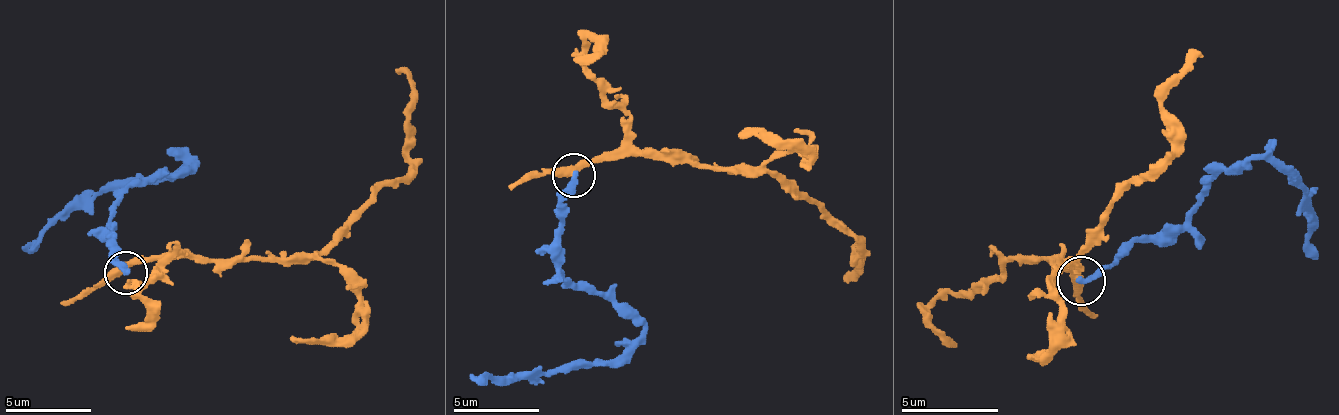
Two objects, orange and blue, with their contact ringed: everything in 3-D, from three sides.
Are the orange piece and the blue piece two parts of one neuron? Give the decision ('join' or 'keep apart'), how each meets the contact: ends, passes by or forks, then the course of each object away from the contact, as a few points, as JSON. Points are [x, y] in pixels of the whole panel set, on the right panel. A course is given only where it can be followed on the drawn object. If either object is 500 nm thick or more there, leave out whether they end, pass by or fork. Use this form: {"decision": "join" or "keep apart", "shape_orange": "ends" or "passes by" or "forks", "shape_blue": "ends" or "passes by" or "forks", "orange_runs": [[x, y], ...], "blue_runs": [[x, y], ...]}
{"decision": "keep apart", "shape_orange": "passes by", "shape_blue": "ends", "orange_runs": [[1080, 282], [1060, 262], [1070, 262], [1099, 214], [1172, 150], [1163, 87], [1202, 53]], "blue_runs": [[1080, 282], [1099, 277], [1138, 243], [1172, 233], [1192, 204], [1226, 170], [1260, 160], [1299, 184], [1314, 258]]}

